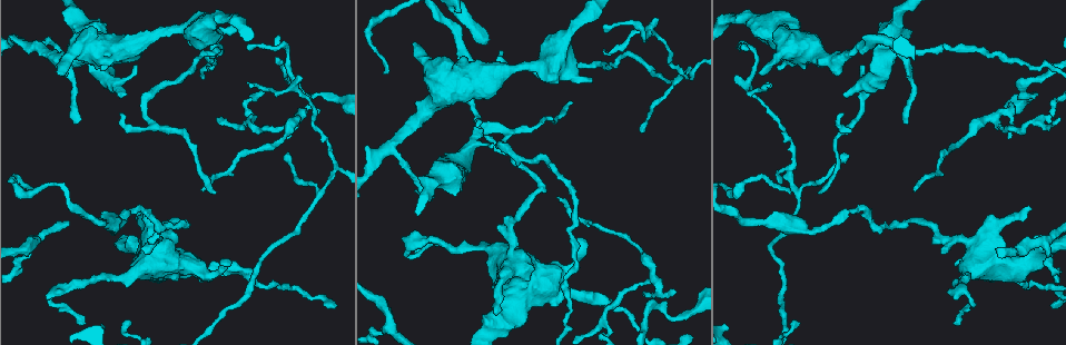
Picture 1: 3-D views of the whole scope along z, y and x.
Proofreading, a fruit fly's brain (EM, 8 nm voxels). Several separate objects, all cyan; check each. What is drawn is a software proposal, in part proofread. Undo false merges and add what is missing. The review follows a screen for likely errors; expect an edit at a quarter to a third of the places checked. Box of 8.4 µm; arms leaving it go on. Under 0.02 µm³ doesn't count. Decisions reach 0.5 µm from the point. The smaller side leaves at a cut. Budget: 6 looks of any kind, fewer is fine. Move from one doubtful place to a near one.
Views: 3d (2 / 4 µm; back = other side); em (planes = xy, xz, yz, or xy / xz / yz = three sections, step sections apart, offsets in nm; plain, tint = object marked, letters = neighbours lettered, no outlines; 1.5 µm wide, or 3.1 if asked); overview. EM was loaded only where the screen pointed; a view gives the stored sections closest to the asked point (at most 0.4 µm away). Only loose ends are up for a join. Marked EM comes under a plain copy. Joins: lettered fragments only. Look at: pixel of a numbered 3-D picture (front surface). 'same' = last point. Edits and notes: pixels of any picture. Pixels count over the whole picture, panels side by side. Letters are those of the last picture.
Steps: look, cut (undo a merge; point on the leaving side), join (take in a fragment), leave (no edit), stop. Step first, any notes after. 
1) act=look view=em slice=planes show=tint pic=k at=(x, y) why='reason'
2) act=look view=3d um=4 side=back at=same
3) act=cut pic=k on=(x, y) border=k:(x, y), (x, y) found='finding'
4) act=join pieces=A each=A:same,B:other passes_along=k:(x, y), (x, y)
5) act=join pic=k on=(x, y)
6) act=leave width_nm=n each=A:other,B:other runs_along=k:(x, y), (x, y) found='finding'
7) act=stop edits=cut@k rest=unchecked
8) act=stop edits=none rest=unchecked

act=look view=3d um=2 pic=1 at=(115, 223) why='thick turns thin'

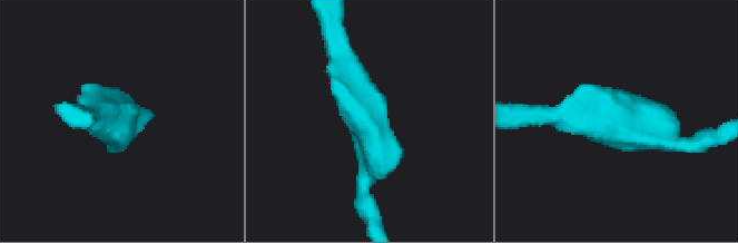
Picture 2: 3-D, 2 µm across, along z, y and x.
act=look view=em slice=xz step=8 show=letters pic=2 at=(647, 123) why='shape alone is not enough'

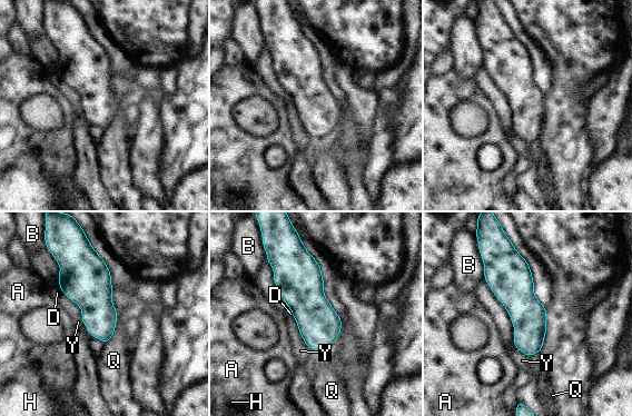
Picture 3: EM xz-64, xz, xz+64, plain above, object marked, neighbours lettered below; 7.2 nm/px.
act=leave each=A:other,B:other,D:other,H:other,Q:other,Y:other border=3:(112, 286), (116, 325), (105, 344) found='one neuron here'

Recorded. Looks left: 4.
act=look view=3d um=4 side=back pic=1 at=(529, 161) why='narrows sharply'

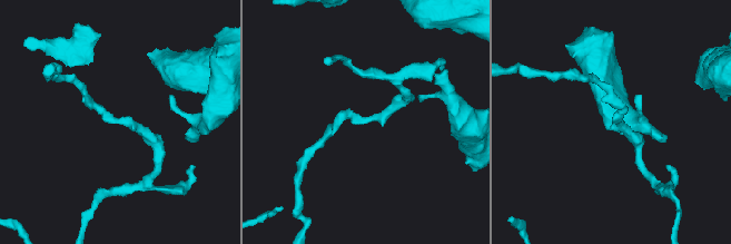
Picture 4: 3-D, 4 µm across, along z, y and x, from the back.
act=look view=em slice=planes show=letters pic=4 at=(621, 122) why='now the EM'

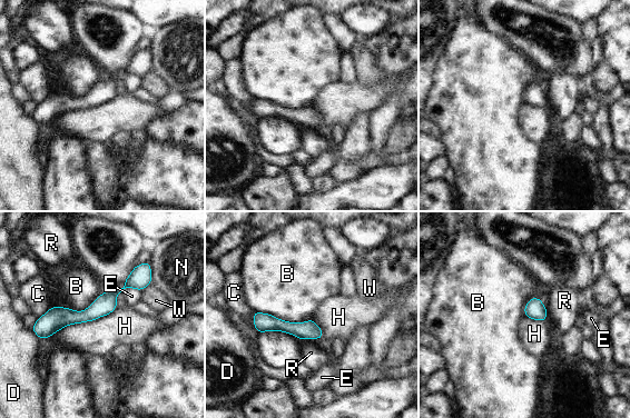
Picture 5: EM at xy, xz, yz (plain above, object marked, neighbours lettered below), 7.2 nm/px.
act=leave longest_contact=H:600nm each=B:other,C:other,D:other,E:other,H:other,N:other,R:other,W:other runs_along=5:(148, 276), (89, 315), (36, 329) found='all the same neuron'

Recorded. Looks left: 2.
act=look view=em slice=xz step=8 show=tint pic=1 at=(789, 192) why='free end'

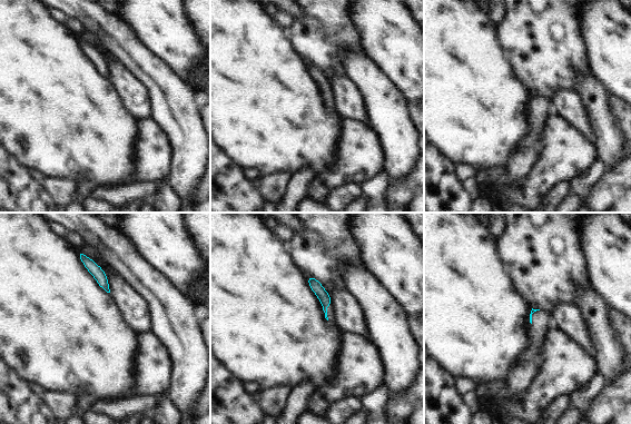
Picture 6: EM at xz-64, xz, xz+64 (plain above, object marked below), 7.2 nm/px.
act=look view=em slice=planes show=letters at=same why='another direction'

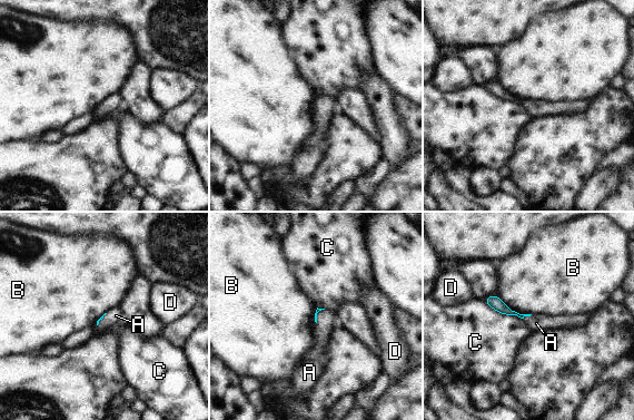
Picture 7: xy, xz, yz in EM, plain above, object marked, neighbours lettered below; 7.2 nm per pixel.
act=join pieces=A longest_contact=C:320nm each=A:same,B:other,C:other,D:other passes_along=7:(495, 302), (526, 315), (536, 323) found='it goes on there'

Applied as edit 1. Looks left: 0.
act=stop edits=join@7 rest=unchecked

